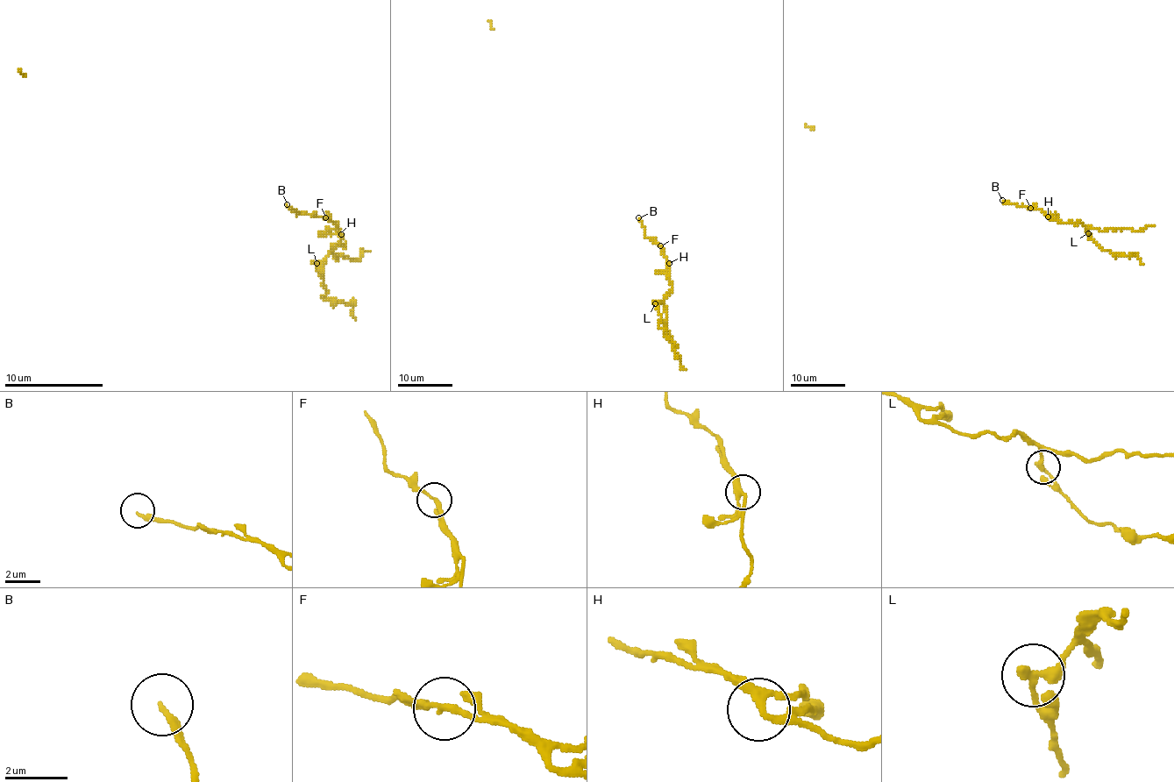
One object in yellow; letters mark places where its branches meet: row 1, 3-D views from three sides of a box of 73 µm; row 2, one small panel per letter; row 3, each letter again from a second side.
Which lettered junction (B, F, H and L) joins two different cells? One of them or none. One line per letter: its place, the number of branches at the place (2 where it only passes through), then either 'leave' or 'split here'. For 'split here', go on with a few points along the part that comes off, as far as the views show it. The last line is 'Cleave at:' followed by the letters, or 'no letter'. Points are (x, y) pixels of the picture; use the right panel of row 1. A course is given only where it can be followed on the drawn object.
B: (1002, 200) | 1 | leave
F: (1030, 208) | 2 | leave
H: (1048, 216) | 2 | leave
L: (1088, 233) | 2 | split here | (1087, 233), (1106, 251), (1118, 255), (1134, 253), (1142, 265)
Cleave at: L

